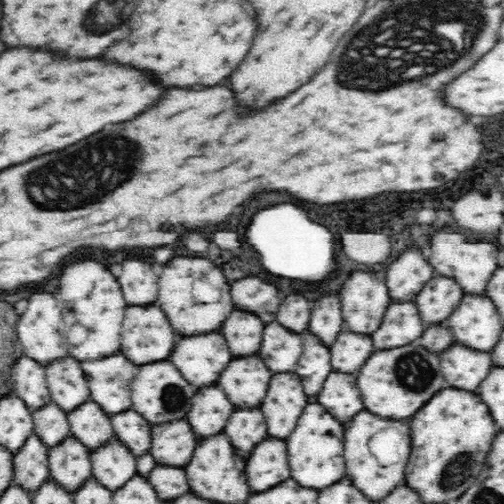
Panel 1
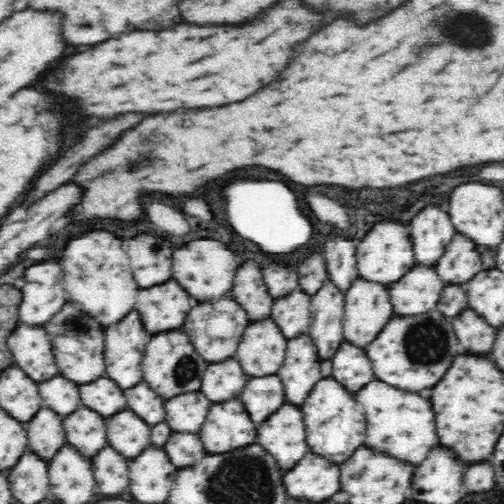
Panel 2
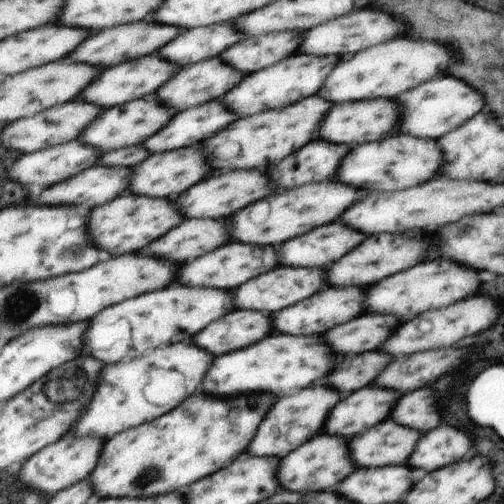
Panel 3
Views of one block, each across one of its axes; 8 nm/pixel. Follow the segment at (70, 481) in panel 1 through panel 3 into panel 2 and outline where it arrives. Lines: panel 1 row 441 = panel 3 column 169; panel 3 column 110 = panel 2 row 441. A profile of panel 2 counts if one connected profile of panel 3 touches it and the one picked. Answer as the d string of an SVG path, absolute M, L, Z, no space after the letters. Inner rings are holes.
M84 404L64 418L64 428L68 444L74 444L88 458L94 458L98 450L110 444L108 418Z

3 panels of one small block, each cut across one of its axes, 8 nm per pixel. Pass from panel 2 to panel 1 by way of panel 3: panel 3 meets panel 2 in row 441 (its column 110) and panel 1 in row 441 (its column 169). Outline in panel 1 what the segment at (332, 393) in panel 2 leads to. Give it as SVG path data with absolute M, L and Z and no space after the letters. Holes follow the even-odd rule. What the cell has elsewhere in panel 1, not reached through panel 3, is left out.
M308 404L294 428L294 432L286 438L288 440L288 456L290 456L290 470L292 470L292 478L298 480L298 484L308 486L308 488L316 488L322 490L326 486L336 484L340 478L348 476L348 468L346 468L346 458L344 458L344 448L346 448L346 424L338 422L332 414L328 414L328 410L324 410L322 404Z

